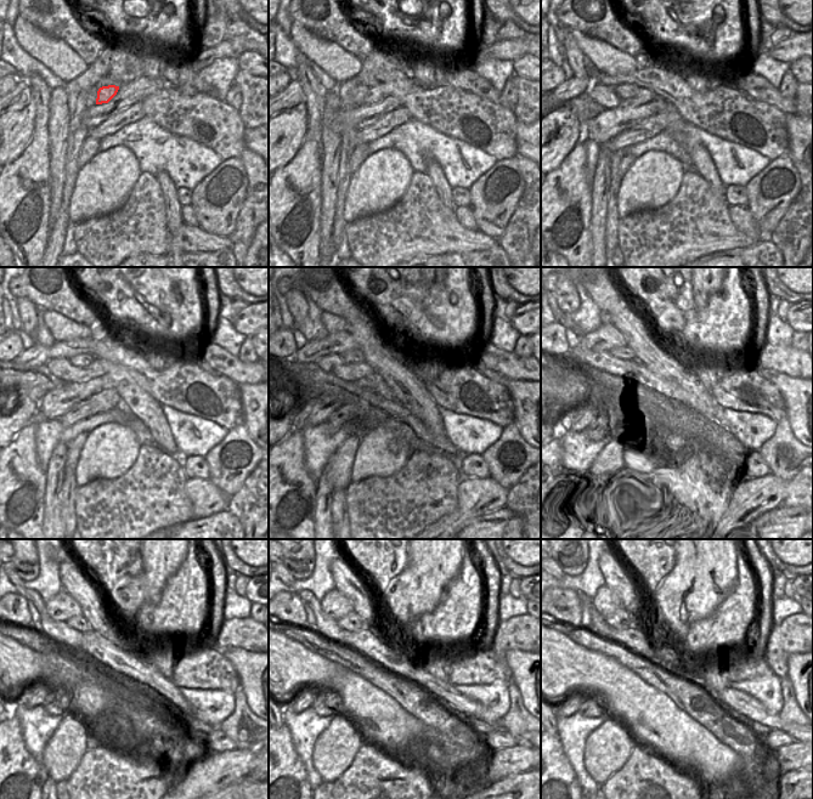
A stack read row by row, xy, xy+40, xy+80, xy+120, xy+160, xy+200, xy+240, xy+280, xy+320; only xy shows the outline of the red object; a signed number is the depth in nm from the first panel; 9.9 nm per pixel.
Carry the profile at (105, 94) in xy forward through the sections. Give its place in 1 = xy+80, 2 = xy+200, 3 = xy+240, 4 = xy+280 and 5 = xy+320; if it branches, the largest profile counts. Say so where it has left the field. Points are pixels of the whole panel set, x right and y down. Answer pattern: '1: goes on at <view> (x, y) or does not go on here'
1: goes on at xy+80 (605, 96)
2: goes on at xy+200 (604, 361)
3: goes on at xy+240 (58, 630)
4: goes on at xy+280 (326, 625)
5: goes on at xy+320 (598, 625)

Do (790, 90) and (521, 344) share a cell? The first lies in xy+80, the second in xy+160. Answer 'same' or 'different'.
same

